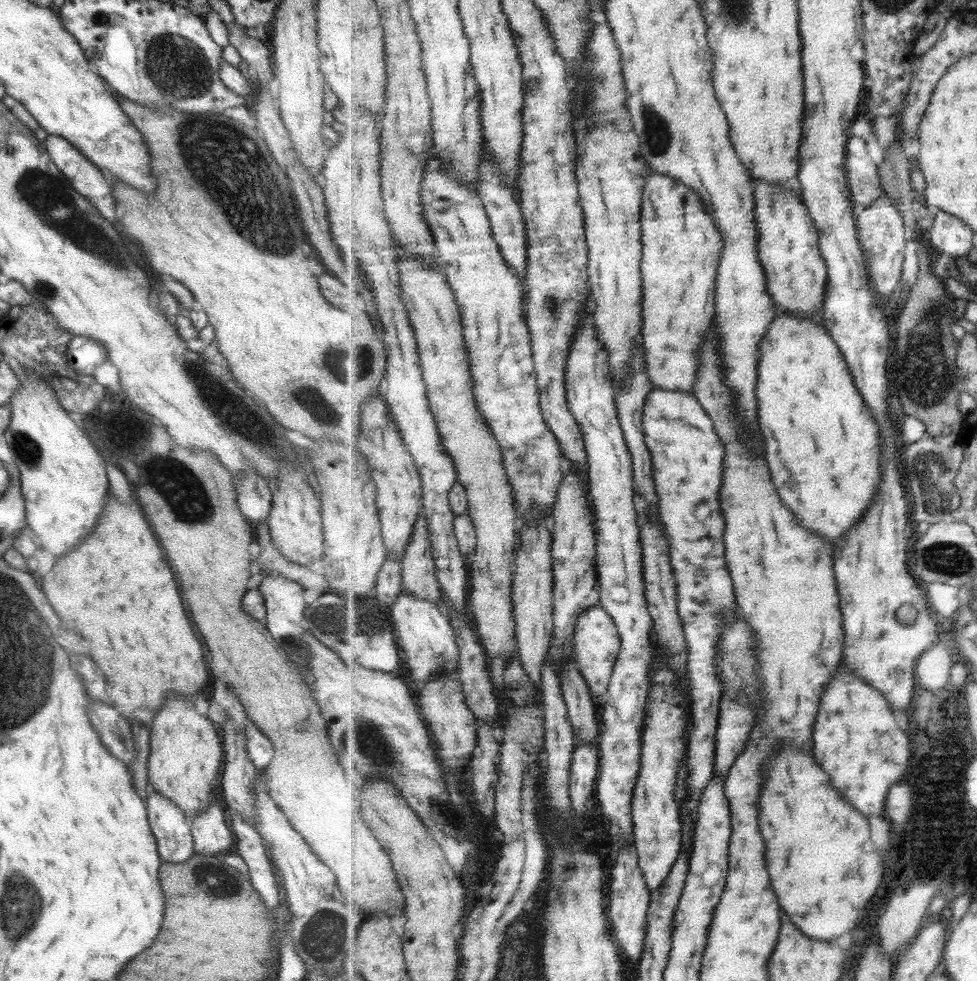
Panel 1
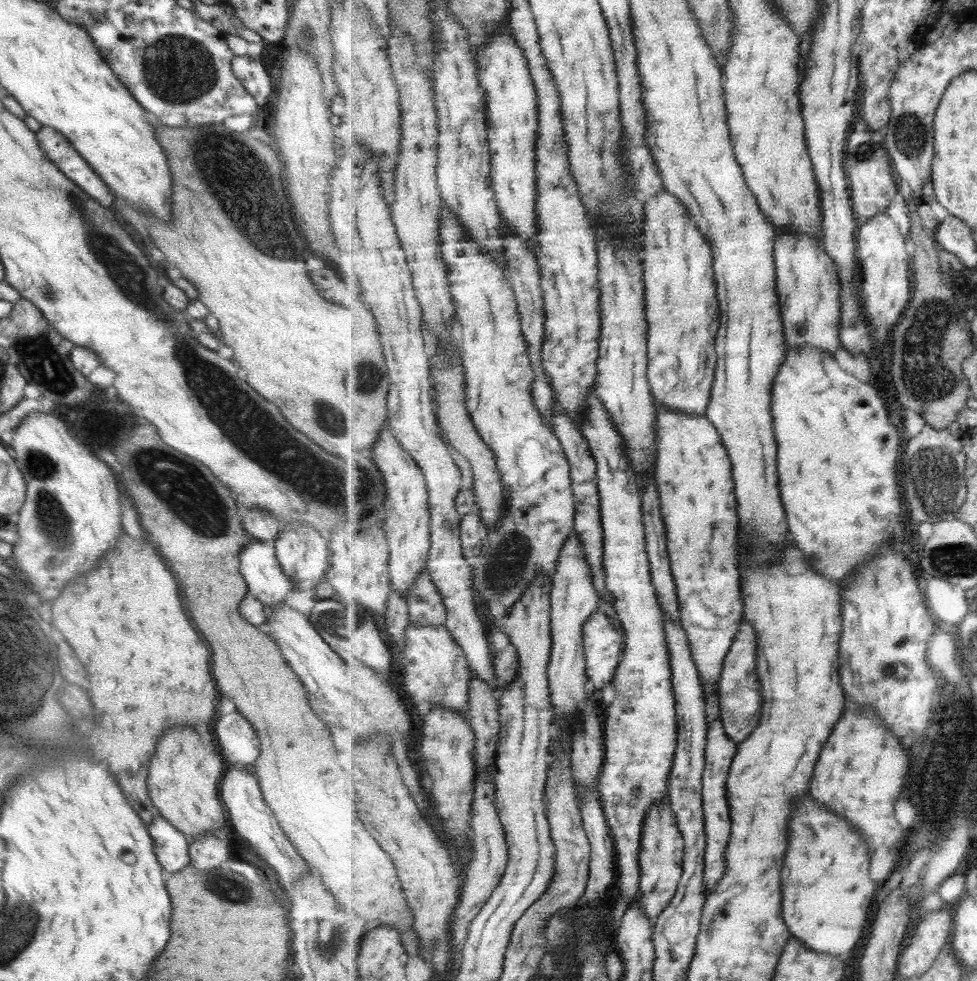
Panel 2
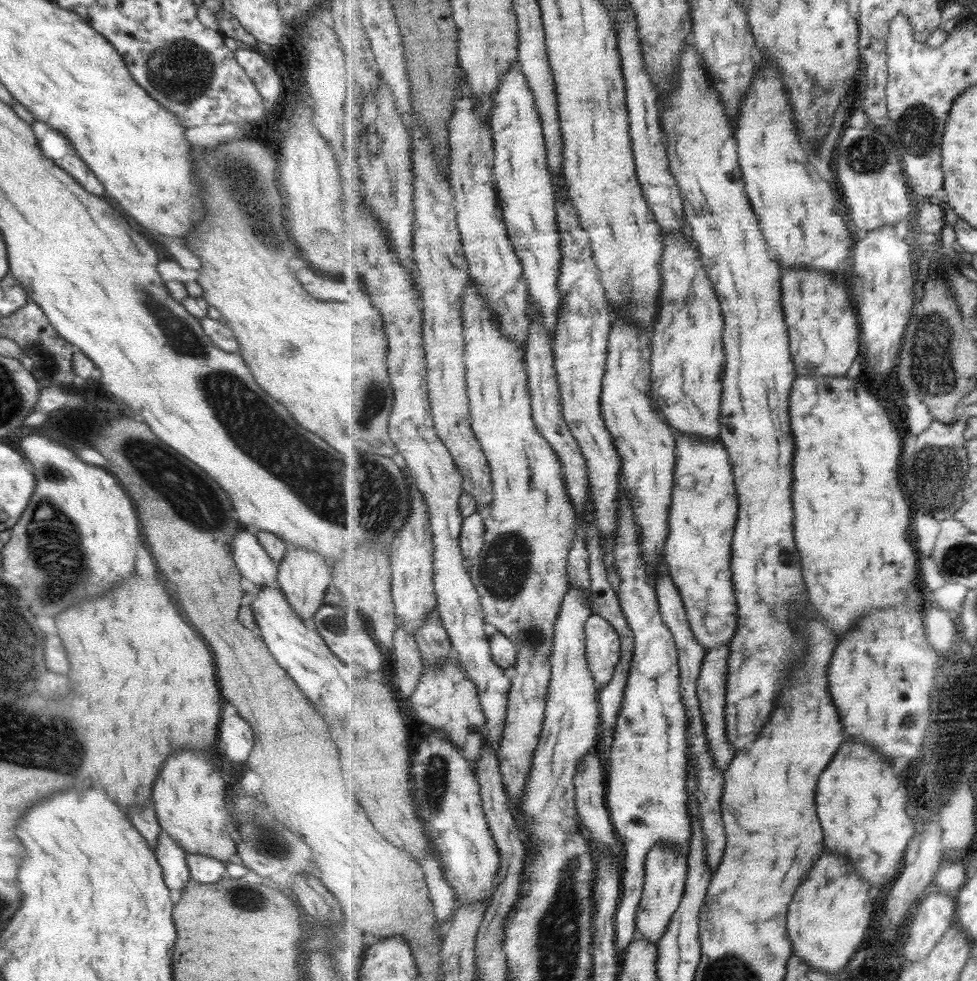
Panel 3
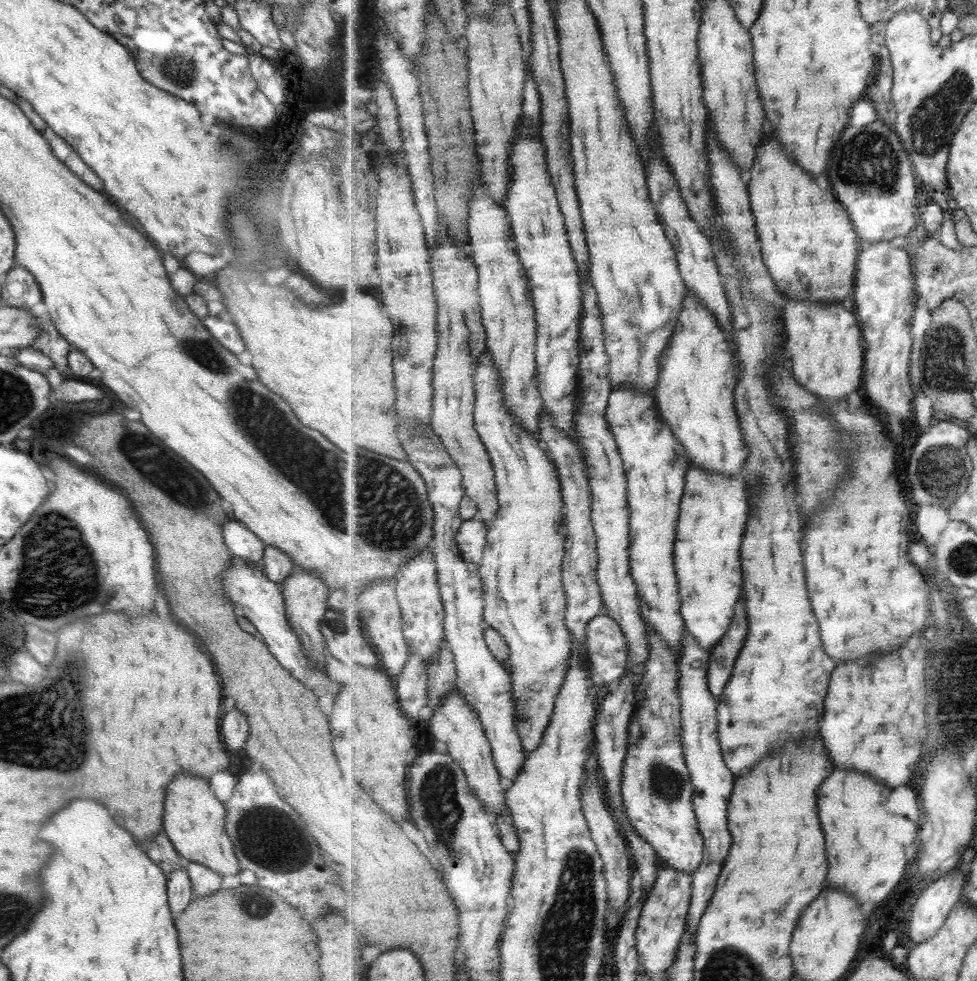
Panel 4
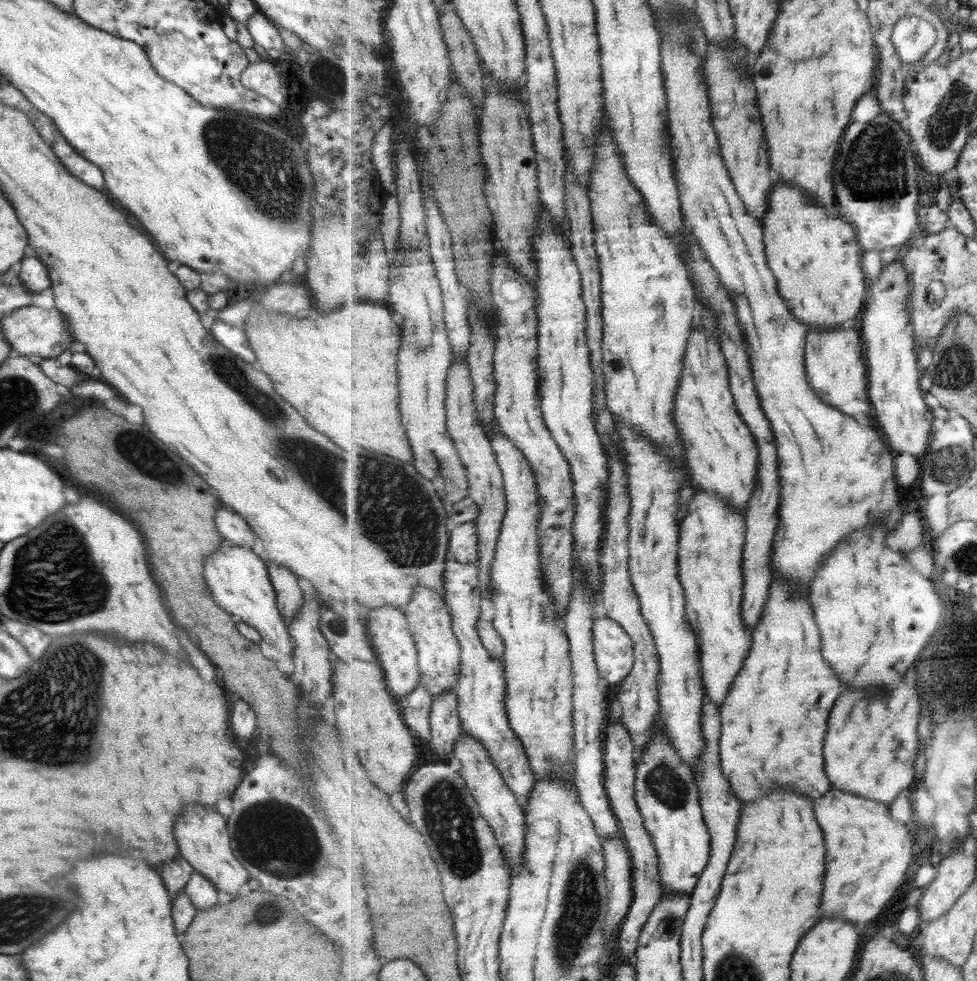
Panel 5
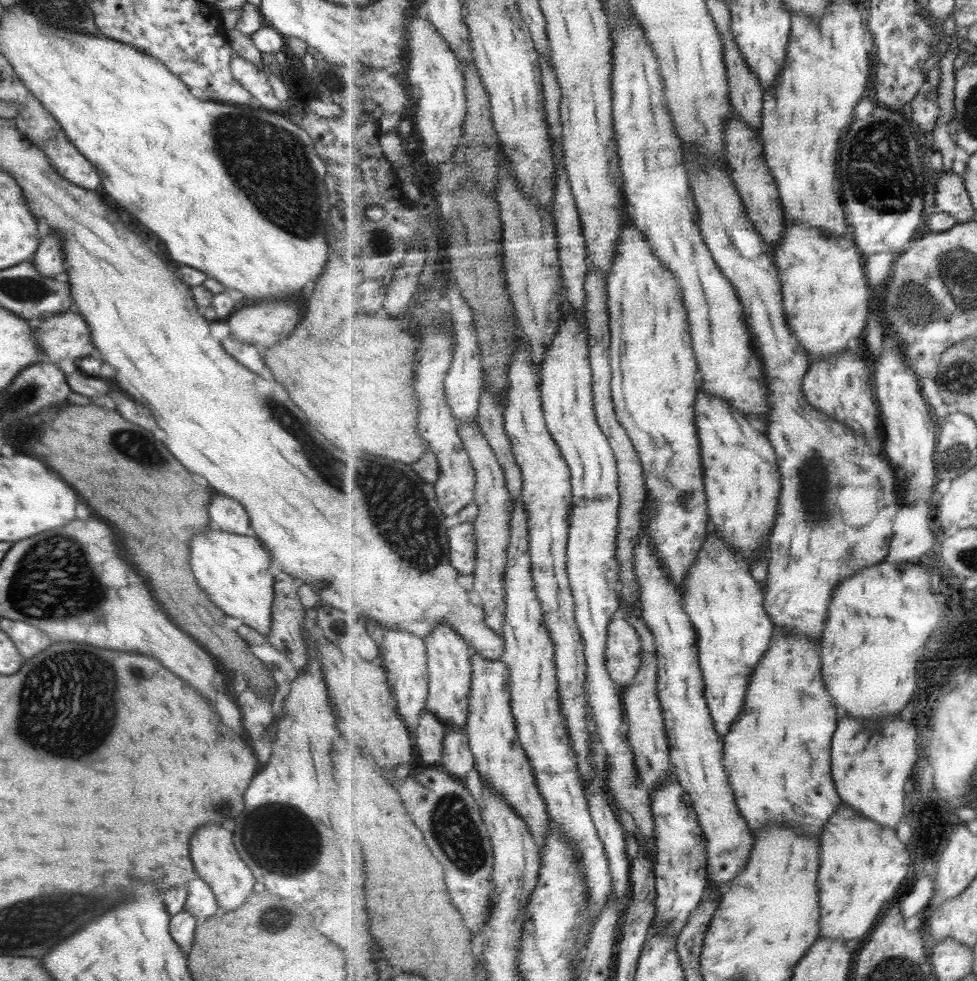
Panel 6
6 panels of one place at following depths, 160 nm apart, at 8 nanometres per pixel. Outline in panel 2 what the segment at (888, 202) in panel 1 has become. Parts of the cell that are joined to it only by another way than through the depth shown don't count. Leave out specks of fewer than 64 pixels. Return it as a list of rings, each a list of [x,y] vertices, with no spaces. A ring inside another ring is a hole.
[[[886,213],[877,214],[875,218],[864,221],[857,238],[858,251],[861,257],[861,270],[859,277],[862,286],[862,299],[865,300],[865,310],[875,334],[881,336],[881,328],[886,330],[893,324],[897,324],[903,316],[906,306],[911,298],[911,258],[905,248],[905,235],[899,232],[899,226],[895,220]]]

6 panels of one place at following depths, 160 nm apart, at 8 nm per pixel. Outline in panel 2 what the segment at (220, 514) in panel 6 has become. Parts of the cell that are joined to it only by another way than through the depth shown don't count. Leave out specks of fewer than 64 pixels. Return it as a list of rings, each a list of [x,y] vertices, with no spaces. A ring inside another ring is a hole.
[[[252,540],[241,551],[239,572],[248,594],[265,607],[278,606],[294,591],[292,580],[283,574],[271,541]]]

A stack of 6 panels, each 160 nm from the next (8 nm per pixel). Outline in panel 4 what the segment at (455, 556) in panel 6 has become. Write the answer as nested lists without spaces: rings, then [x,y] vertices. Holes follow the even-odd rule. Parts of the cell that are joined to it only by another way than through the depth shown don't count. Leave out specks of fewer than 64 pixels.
[[[475,518],[462,523],[456,538],[464,559],[475,564],[476,567],[484,557],[484,550],[488,541],[487,533],[487,524]]]

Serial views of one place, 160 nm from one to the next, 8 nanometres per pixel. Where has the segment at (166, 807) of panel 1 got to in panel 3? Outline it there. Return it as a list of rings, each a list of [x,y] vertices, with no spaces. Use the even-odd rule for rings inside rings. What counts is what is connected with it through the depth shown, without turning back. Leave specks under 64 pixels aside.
[[[161,831],[154,846],[154,855],[161,867],[165,886],[181,892],[185,881],[190,878],[186,865],[186,852]]]

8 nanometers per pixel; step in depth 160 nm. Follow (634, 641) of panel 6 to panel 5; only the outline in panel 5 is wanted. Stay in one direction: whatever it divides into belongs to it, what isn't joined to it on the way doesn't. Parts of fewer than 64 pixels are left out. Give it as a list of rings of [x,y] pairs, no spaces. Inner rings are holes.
[[[606,616],[594,621],[594,653],[600,678],[611,685],[623,683],[635,664],[633,639],[612,618]]]

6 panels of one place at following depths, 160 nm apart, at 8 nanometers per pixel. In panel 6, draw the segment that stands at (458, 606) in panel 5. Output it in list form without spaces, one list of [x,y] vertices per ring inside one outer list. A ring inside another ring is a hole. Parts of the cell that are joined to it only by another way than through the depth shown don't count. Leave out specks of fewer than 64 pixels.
[[[475,652],[472,656],[472,669],[473,692],[465,731],[471,751],[476,756],[476,770],[526,820],[539,846],[544,846],[550,833],[551,817],[548,814],[548,804],[538,788],[534,766],[520,742],[516,717],[513,715],[512,678],[508,664],[501,660],[487,660]]]

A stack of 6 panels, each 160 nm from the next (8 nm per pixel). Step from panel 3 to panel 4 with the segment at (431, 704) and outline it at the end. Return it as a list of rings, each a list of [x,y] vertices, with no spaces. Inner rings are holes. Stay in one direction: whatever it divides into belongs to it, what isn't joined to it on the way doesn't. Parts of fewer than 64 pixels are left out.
[[[458,688],[453,689],[442,704],[443,706],[429,718],[429,730],[432,736],[445,743],[448,753],[461,765],[461,768],[464,768],[469,786],[485,803],[491,818],[496,819],[503,814],[510,814],[511,810],[508,810],[506,799],[507,790],[503,791],[501,786],[501,775],[494,760],[493,748],[484,731],[480,716],[469,706],[468,700]]]

